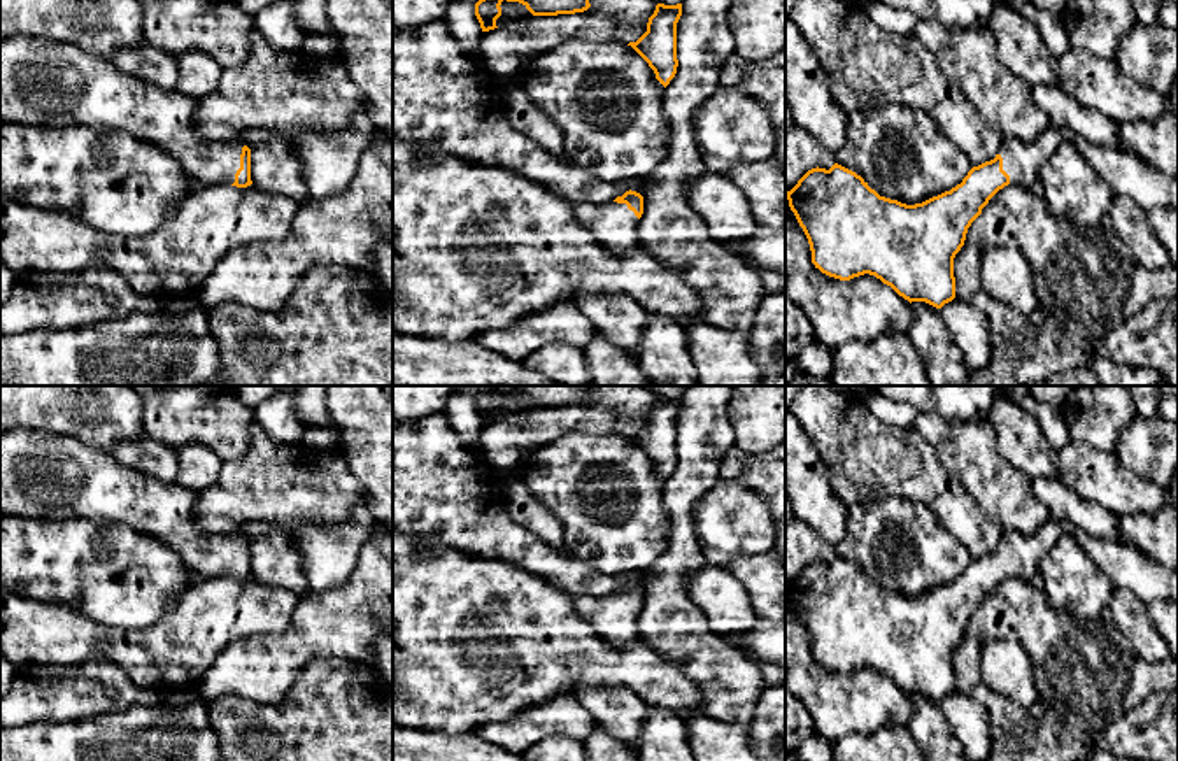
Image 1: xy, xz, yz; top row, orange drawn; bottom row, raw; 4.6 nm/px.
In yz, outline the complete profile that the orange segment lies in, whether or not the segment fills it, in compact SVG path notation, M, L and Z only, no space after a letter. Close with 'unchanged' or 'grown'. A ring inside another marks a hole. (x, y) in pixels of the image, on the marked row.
M1054 124L1038 142L1003 139L994 160L973 167L961 184L922 203L906 205L880 196L861 175L838 163L829 170L819 167L808 170L785 198L808 238L812 263L822 274L840 281L869 274L910 303L926 302L941 309L955 298L954 258L964 245L971 223L1004 186L1033 188L1040 168L1061 142L1073 142L1115 196L1134 202L1145 212L1157 207L1178 210L1178 177L1159 172L1136 154L1094 146L1075 132Z; grown

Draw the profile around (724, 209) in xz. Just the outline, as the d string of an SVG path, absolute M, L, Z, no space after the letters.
M705 170L689 184L691 209L706 223L712 240L729 247L757 230L747 196L722 174Z

